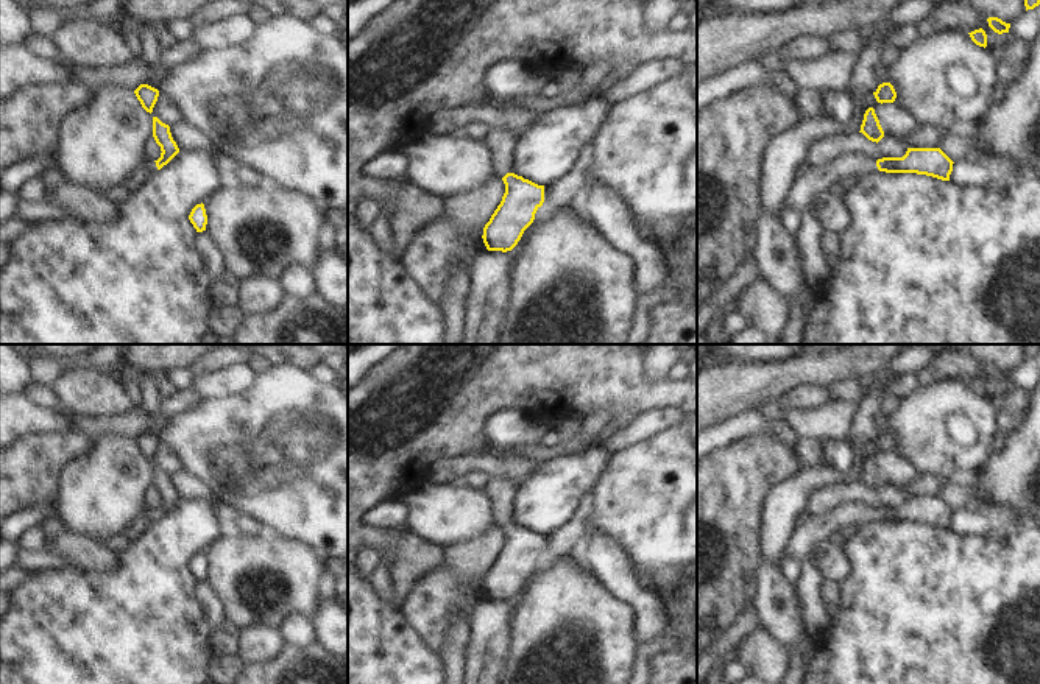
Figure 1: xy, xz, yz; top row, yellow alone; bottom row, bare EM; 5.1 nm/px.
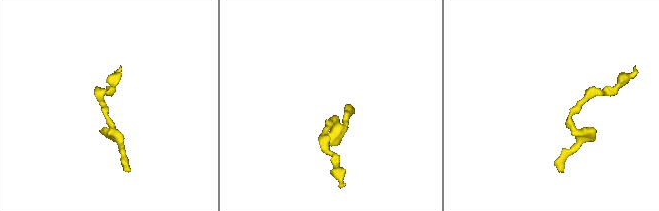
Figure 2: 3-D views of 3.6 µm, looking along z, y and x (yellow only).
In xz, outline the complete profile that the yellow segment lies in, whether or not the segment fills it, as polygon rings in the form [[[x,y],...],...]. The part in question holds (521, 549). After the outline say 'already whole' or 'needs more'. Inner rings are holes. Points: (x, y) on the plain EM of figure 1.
[[[505,477],[490,478],[485,488],[493,502],[493,524],[505,533],[502,550],[483,576],[482,587],[488,600],[511,600],[544,552],[544,534],[511,520],[515,491]]]; needs more

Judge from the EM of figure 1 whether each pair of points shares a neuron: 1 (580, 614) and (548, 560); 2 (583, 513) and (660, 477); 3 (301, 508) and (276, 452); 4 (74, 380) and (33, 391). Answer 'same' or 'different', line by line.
1: different
2: different
3: same
4: different

